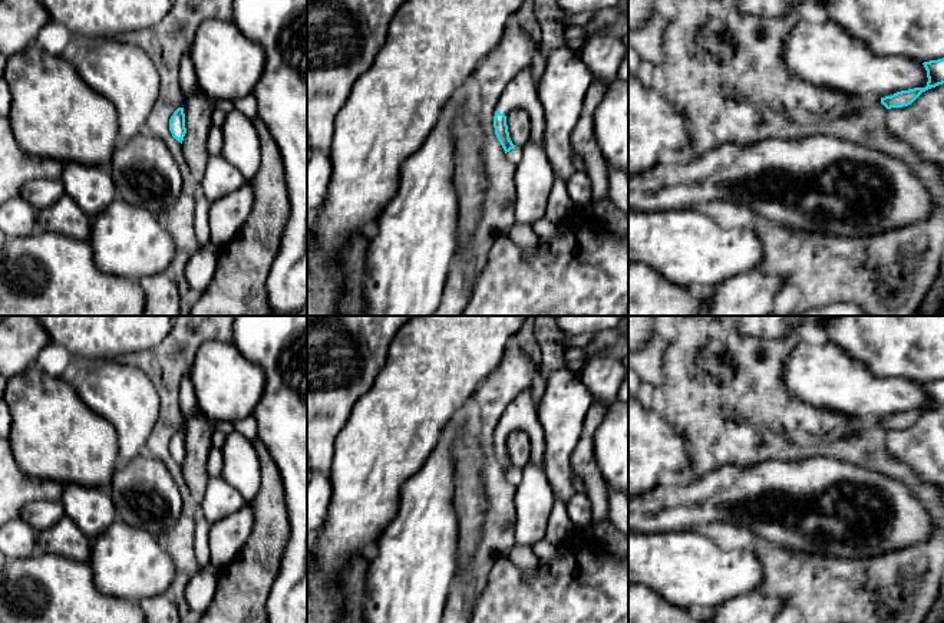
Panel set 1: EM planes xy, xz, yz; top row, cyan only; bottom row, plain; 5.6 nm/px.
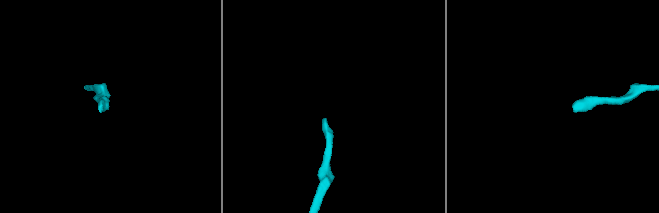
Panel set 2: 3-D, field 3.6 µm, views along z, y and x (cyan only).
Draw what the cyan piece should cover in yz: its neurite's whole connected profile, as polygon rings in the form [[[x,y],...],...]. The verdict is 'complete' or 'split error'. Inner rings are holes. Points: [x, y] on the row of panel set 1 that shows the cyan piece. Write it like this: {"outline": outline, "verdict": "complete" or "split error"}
{"outline": [[[944,57],[922,63],[927,70],[927,86],[897,92],[891,96],[881,98],[881,103],[887,108],[902,108],[911,105],[922,92],[944,83]]], "verdict": "complete"}

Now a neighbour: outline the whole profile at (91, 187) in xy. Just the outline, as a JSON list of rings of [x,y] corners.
[[[66,162],[59,181],[66,195],[90,218],[102,214],[118,198],[112,175],[103,167]]]

